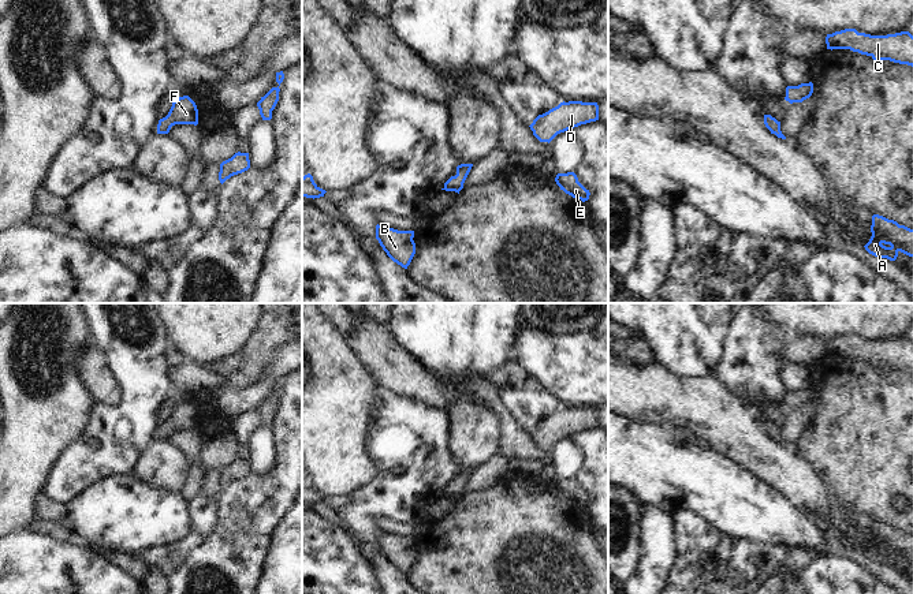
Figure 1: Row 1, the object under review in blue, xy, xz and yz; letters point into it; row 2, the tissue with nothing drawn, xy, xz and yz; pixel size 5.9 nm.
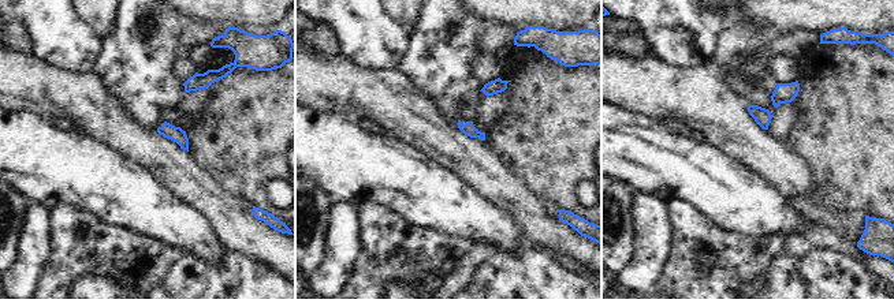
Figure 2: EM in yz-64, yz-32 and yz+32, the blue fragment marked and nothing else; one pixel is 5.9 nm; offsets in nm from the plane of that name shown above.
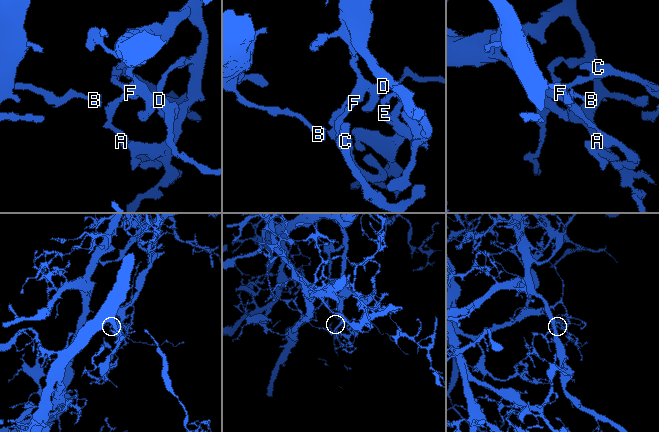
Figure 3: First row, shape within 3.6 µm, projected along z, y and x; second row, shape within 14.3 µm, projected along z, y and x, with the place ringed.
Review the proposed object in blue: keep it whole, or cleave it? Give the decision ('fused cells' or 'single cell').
single cell

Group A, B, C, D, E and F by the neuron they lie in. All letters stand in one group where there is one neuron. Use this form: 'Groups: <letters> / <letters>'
Groups: A B C D E F.

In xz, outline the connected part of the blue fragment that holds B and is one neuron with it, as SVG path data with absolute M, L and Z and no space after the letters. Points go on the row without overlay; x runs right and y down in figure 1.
M376 531L376 545L380 552L394 568L405 575L407 575L415 560L413 543L414 537L398 537Z

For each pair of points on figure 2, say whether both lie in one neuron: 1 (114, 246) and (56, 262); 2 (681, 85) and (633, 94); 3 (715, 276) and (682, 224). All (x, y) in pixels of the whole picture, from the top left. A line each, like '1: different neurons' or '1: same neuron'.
1: same neuron
2: same neuron
3: same neuron

